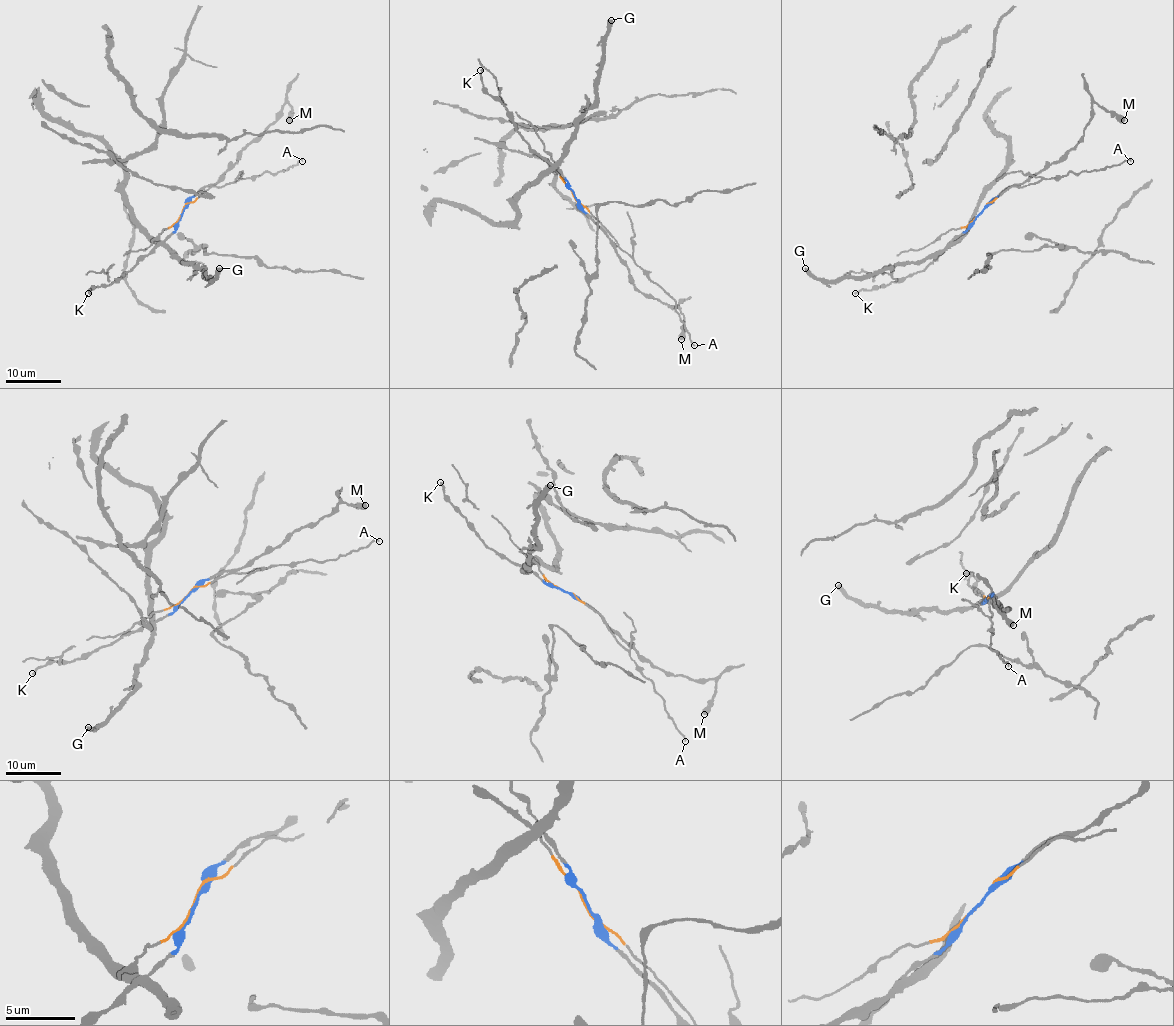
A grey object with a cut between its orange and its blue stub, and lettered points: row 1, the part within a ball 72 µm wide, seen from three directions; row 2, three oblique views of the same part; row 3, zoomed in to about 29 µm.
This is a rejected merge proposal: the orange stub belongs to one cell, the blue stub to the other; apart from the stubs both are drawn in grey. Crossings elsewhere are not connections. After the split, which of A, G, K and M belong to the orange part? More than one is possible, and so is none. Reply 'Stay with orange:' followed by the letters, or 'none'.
Stay with orange: A

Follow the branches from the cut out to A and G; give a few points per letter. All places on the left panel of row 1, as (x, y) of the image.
A: (181, 213), (188, 203), (192, 203), (211, 186), (223, 186), (265, 172), (276, 174), (302, 161)
G: (181, 213), (179, 225), (165, 243), (183, 261), (192, 263), (212, 281), (219, 268)

